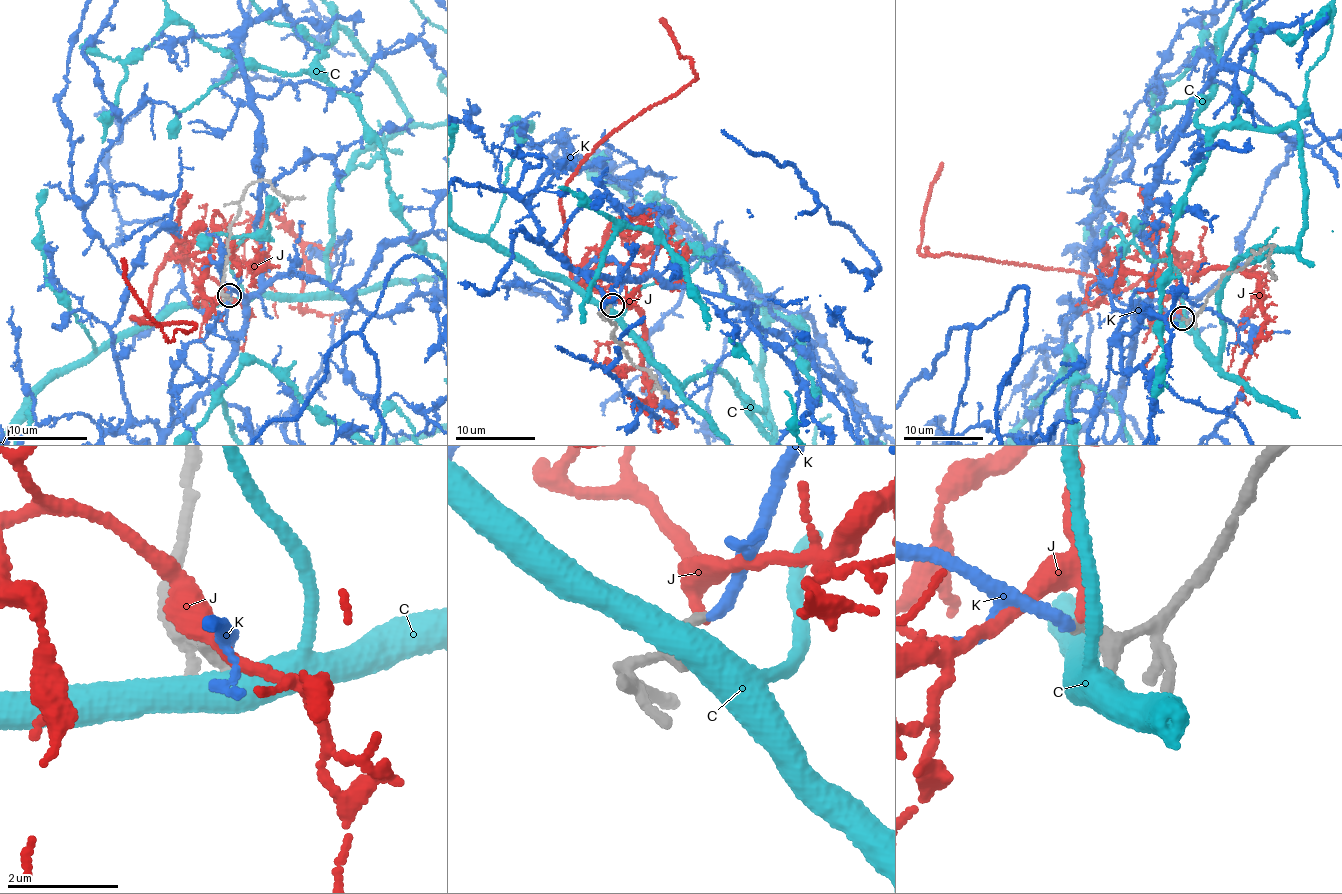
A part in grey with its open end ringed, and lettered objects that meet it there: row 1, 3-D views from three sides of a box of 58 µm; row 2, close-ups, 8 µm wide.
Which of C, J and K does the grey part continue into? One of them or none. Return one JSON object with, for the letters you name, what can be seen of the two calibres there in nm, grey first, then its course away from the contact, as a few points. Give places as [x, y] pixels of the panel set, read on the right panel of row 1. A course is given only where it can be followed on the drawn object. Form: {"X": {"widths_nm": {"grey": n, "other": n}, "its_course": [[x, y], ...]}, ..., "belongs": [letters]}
{"K": {"widths_nm": {"grey": 190, "other": 200}}, "belongs": ["K"]}

